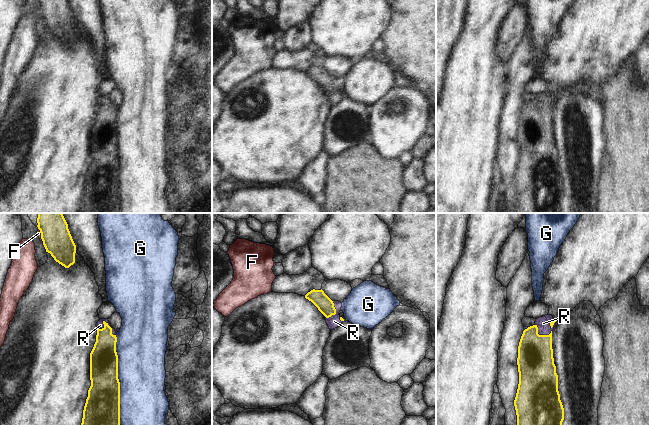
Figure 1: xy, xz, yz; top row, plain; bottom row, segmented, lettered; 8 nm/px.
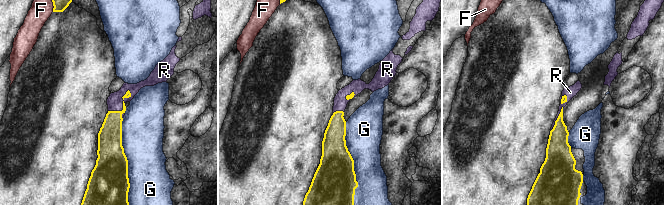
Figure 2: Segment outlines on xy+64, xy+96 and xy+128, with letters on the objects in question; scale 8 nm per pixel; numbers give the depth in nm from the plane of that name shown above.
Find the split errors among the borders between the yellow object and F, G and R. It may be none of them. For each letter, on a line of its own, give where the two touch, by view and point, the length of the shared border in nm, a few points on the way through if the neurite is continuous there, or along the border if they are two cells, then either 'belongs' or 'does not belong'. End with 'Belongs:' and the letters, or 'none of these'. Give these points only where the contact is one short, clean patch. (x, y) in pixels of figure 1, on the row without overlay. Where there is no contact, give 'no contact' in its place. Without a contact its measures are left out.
F: contact xy (41, 10); length 110 nm; does not belong
G: contact xy (119, 162); length 800 nm; does not belong
R: contact xy (111, 104); length 160 nm; way xy (103, 134), (106, 109), (111, 104), (104, 97), (100, 101); belongs
Belongs: R

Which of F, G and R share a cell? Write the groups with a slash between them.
F / G / R

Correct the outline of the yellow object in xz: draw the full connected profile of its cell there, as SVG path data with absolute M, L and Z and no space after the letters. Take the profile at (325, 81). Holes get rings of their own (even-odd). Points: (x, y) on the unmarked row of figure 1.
M322 65L311 66L305 71L305 74L311 77L323 90L330 106L339 103L344 97L339 91L342 79L339 77L332 77Z

